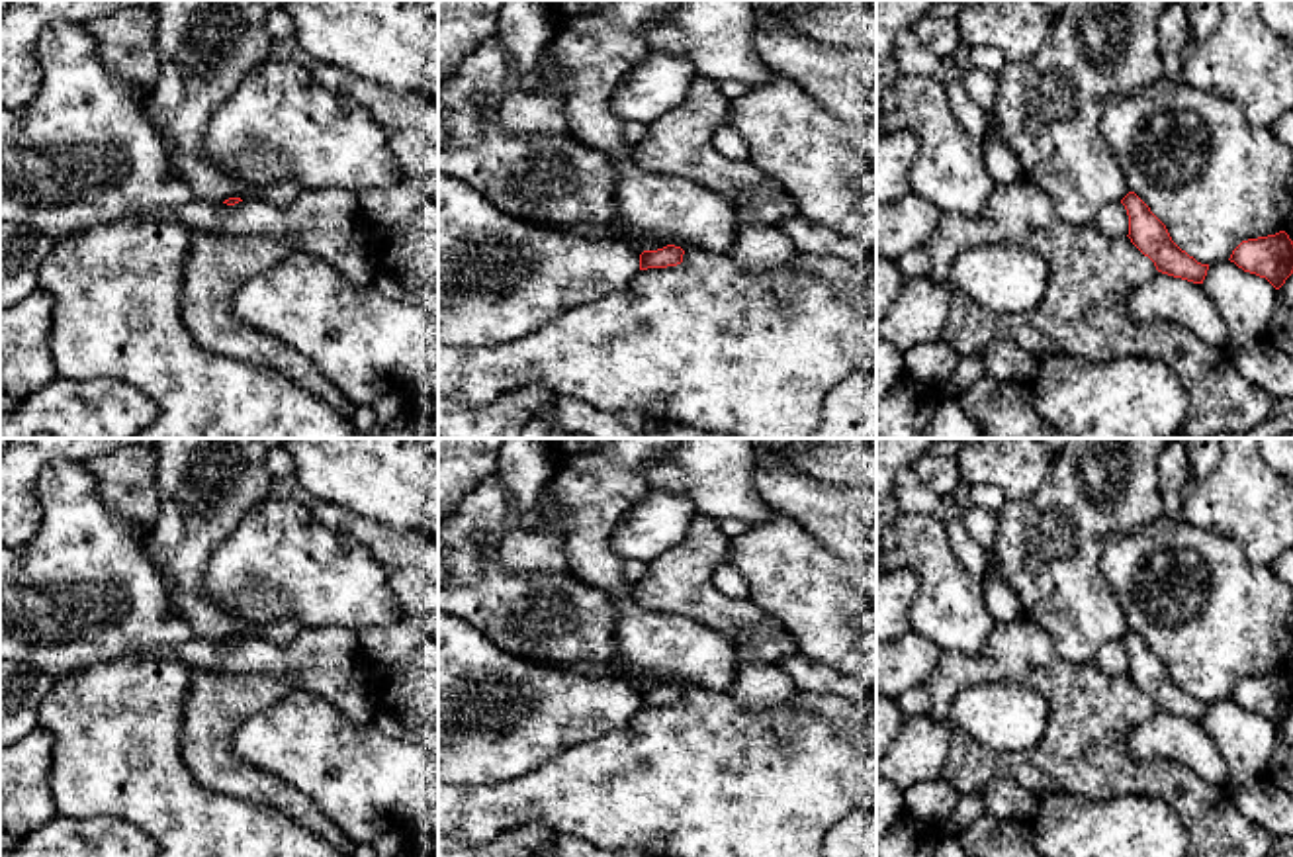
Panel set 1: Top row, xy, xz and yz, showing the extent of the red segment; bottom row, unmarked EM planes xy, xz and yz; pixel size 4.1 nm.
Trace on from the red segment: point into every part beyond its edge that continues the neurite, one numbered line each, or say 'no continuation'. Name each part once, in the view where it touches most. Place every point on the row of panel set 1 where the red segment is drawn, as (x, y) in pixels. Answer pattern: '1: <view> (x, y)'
no continuation

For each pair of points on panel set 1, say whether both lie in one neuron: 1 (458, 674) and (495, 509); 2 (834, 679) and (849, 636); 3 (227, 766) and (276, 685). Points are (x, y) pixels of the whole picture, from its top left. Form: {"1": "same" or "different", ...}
{"1": "different", "2": "different", "3": "same"}

